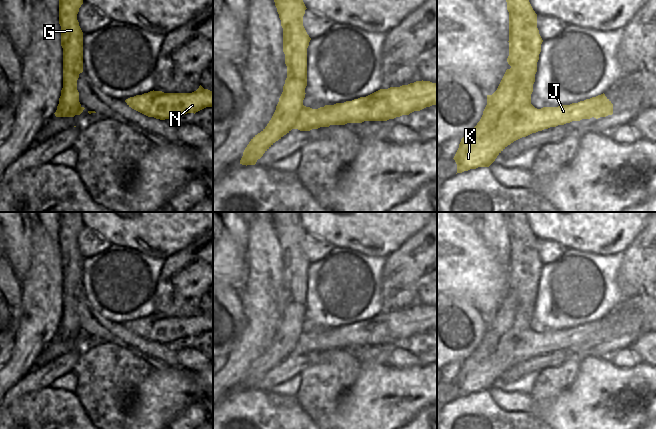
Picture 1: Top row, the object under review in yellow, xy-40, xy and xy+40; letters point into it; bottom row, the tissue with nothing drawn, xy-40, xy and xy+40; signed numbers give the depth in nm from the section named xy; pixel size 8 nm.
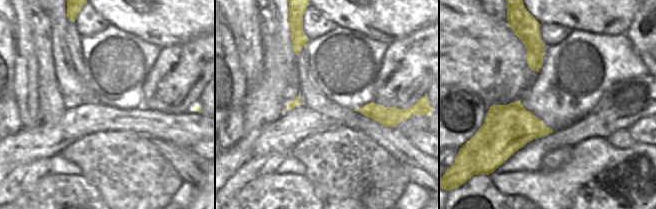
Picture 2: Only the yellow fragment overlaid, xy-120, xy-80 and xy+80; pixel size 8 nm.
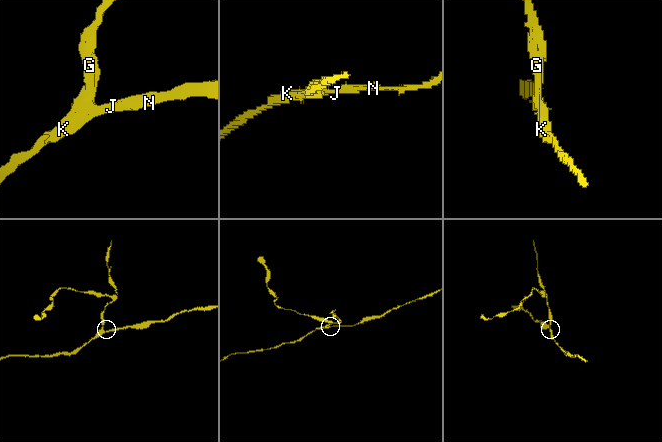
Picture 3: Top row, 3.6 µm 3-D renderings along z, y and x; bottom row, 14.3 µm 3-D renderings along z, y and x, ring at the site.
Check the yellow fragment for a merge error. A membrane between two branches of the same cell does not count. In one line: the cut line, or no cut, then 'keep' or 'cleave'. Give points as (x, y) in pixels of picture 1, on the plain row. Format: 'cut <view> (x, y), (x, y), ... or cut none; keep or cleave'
cut xy+40 (487, 326), (512, 342), (518, 331), (530, 327); cleave

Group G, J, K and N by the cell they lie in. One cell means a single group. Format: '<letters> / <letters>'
G / J K N

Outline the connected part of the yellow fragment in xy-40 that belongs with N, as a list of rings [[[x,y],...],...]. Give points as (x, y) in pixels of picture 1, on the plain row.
[[[201,309],[192,317],[164,317],[150,315],[125,324],[132,333],[156,343],[165,344],[178,339],[196,337],[213,330],[213,315]]]

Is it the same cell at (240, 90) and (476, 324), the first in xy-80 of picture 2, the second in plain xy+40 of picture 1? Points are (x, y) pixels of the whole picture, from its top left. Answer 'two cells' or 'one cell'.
one cell

